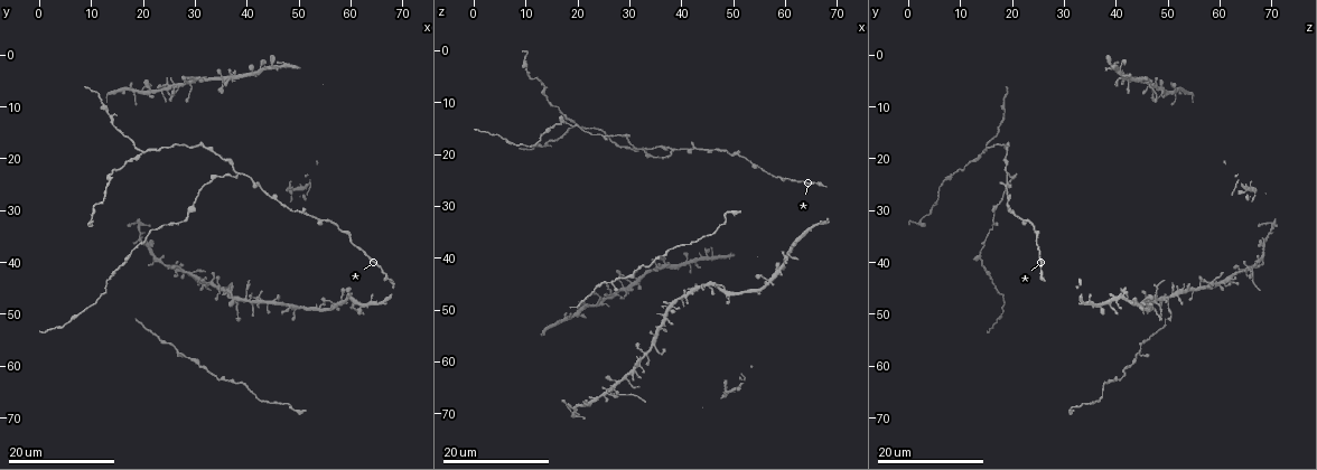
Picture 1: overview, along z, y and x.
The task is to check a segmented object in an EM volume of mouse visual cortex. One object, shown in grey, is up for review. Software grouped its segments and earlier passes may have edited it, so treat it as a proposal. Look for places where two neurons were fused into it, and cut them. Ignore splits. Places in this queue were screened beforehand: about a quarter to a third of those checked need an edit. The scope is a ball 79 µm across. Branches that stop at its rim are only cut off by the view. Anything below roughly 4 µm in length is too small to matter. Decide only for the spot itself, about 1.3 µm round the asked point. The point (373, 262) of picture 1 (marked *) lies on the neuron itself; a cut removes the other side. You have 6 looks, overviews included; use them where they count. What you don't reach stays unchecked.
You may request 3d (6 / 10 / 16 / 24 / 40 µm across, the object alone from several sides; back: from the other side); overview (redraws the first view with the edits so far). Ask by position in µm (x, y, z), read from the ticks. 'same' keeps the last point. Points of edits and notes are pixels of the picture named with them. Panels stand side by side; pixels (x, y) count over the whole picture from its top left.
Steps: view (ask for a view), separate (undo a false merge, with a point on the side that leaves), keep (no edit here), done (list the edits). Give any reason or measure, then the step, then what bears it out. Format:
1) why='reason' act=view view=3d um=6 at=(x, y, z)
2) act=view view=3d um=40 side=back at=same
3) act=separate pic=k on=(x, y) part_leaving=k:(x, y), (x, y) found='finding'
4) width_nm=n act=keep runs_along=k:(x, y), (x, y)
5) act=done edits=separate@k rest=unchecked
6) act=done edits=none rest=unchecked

why='four arms meet' act=view view=3d um=24 at=(33.5, 43.5, 58.0)

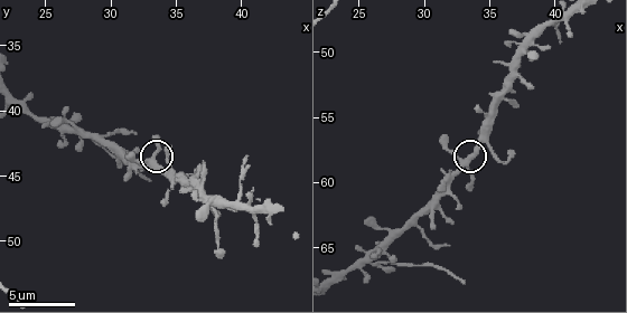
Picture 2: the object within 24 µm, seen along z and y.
act=view view=3d um=6 at=(33.2, 43.8, 58.8)

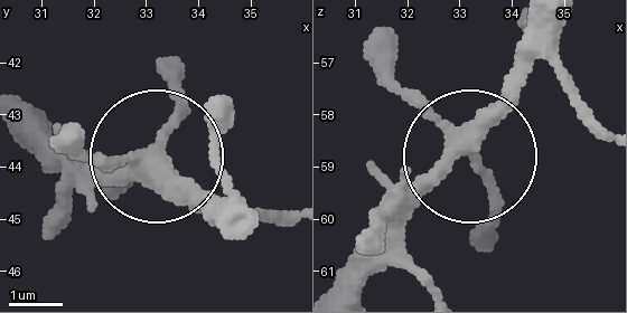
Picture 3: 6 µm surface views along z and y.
side_arm_um=30 act=keep runs_along=3:(565, 20), (507, 113), (365, 256) found='all the same neuron'

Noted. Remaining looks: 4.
why='thick turns thin' act=view view=3d um=24 at=(17.5, 38.5, 14.0)

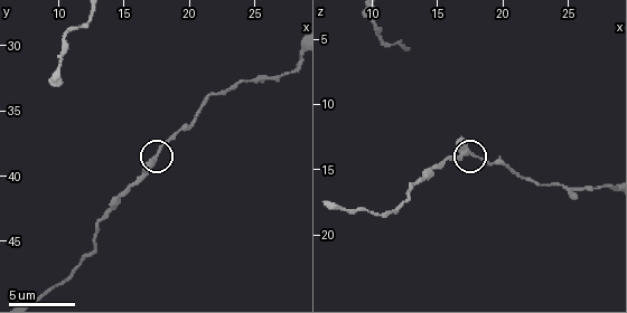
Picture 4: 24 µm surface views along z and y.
act=view view=3d um=10 at=(17.4, 38.4, 14.0)

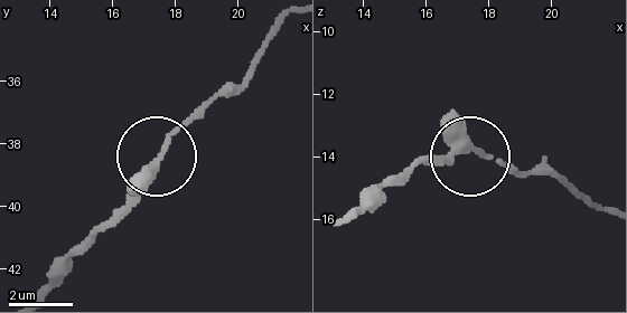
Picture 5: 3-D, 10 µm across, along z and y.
width_nm=260 act=keep runs_along=5:(602, 208), (546, 173), (514, 170), (485, 154), (421, 154) found='continuous, no second neuron'

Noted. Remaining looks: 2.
why='two arms in line, one across' act=view view=3d um=24 at=(19.5, 19.0, 14.5)

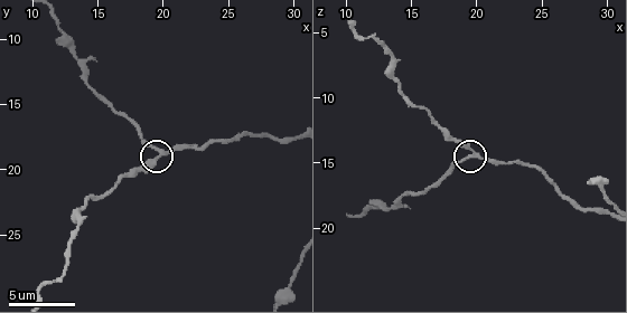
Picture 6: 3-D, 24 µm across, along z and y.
act=view view=3d um=6 at=(19.8, 18.8, 14.4)

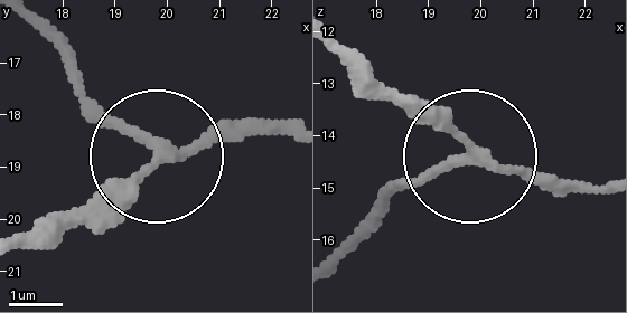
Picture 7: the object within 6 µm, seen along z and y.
act=keep runs_along=7:(292, 123), (225, 123), (158, 150), (69, 75) found='continuous, no second neuron'

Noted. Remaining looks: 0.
act=done edits=none rest=unchecked

